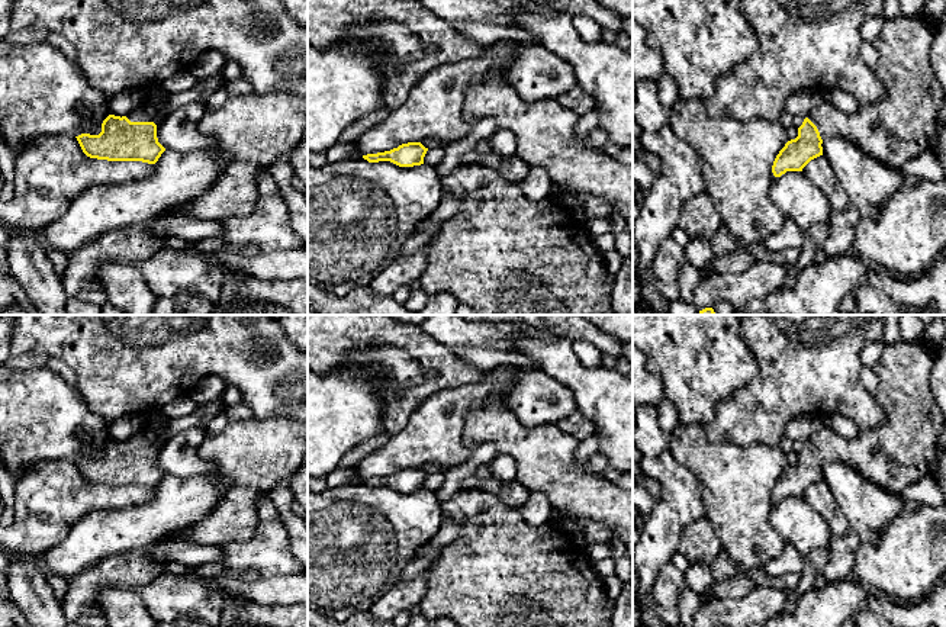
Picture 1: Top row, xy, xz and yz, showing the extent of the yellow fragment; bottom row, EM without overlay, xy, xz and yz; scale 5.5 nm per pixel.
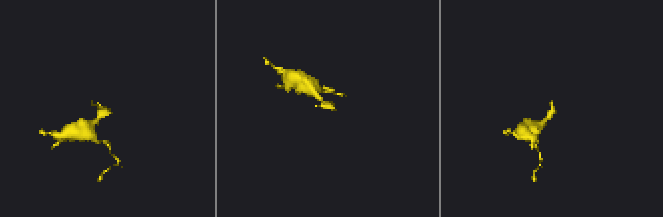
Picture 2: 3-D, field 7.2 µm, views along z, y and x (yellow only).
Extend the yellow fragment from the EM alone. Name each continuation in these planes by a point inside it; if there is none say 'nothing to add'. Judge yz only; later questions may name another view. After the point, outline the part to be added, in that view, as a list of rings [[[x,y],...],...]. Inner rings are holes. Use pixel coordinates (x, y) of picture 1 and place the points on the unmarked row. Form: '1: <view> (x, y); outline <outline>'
1: yz (895, 453); outline [[[921,341],[885,344],[881,358],[873,366],[879,379],[876,399],[884,409],[884,421],[875,427],[859,428],[853,440],[823,425],[808,440],[821,464],[840,462],[855,469],[863,479],[897,495],[927,476],[930,466],[940,459],[937,438],[943,427],[943,414],[930,389],[930,372],[936,353],[924,347]]]

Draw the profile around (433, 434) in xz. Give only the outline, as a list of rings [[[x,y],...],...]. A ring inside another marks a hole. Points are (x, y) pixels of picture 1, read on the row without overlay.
[[[496,366],[474,385],[429,395],[411,414],[406,425],[357,466],[361,480],[377,479],[408,467],[438,464],[454,467],[470,459],[473,448],[463,440],[469,412],[488,401],[505,399],[518,367]]]

